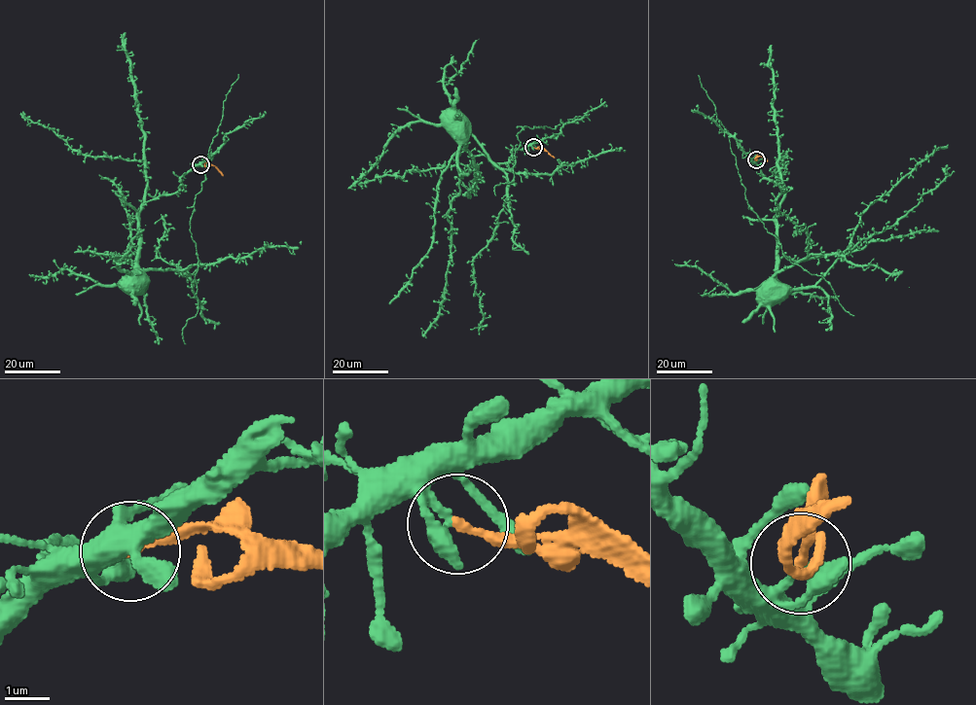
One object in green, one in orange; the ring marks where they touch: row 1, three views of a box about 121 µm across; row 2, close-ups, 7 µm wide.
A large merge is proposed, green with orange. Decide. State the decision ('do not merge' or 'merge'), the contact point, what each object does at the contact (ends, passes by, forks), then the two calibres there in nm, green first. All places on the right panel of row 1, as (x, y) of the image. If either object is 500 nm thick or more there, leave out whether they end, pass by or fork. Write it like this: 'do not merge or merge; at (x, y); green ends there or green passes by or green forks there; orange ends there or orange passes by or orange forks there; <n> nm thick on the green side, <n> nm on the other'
do not merge; at (756, 159); green ends there; orange ends there; 480 nm thick on the green side, 190 nm on the other

